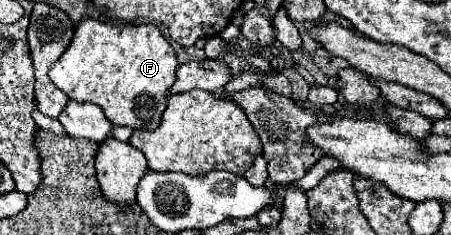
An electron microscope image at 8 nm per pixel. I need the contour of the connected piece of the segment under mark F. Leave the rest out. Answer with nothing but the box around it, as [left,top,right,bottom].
[50,18,178,130]

